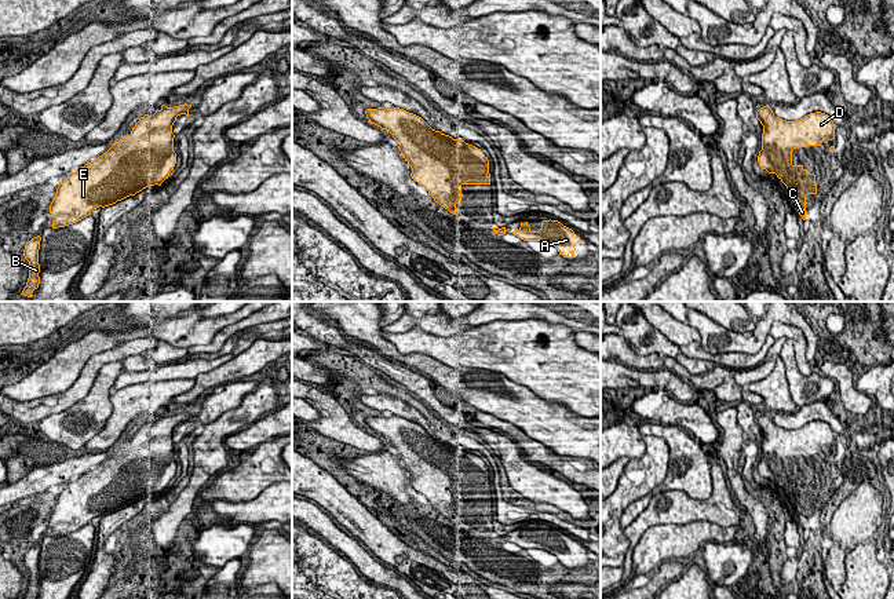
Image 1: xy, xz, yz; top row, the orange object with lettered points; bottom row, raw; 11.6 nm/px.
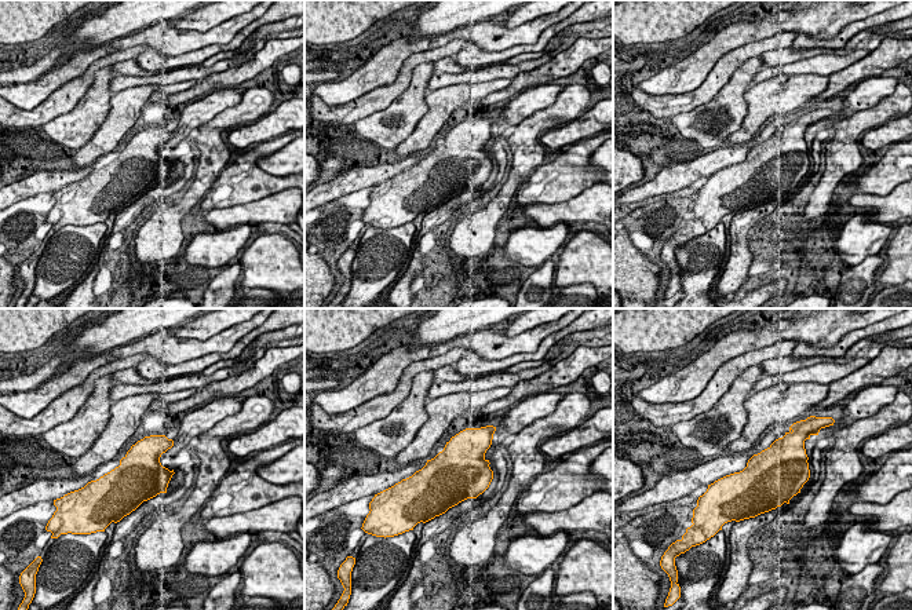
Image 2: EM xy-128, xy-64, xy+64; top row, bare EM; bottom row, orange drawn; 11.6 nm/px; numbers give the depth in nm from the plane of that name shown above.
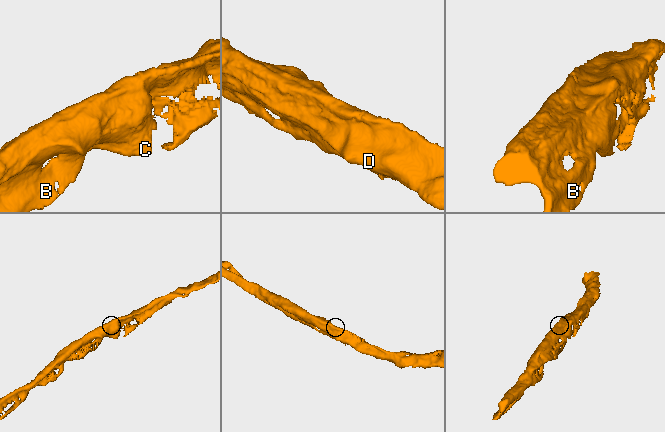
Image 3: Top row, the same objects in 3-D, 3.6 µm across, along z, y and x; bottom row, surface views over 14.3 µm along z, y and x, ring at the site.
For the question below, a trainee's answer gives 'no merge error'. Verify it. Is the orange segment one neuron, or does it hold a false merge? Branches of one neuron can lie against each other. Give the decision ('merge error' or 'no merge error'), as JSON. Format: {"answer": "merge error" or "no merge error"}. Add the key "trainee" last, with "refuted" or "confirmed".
{"answer": "no merge error", "trainee": "confirmed"}

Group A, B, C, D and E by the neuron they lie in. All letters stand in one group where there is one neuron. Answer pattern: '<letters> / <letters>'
A B C D E

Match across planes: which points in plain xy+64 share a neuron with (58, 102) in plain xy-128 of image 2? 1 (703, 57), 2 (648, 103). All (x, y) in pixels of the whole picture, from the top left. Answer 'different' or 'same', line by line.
1: different
2: same

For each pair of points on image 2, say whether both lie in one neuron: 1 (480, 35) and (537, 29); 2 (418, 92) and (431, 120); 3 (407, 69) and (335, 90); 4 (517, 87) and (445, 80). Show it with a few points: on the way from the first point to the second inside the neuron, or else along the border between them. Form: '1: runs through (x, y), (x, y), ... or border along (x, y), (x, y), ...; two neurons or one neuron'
1: runs through (493, 35), (524, 33); one neuron
2: border along (427, 92), (425, 98), (427, 112), (408, 135); two neurons
3: border along (415, 51), (404, 61), (391, 83), (371, 90); two neurons
4: border along (533, 68), (520, 72), (511, 79); two neurons

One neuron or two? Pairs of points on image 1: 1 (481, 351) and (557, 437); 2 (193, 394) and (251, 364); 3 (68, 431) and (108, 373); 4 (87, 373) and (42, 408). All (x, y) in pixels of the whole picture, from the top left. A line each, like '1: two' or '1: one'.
1: two
2: one
3: one
4: one

